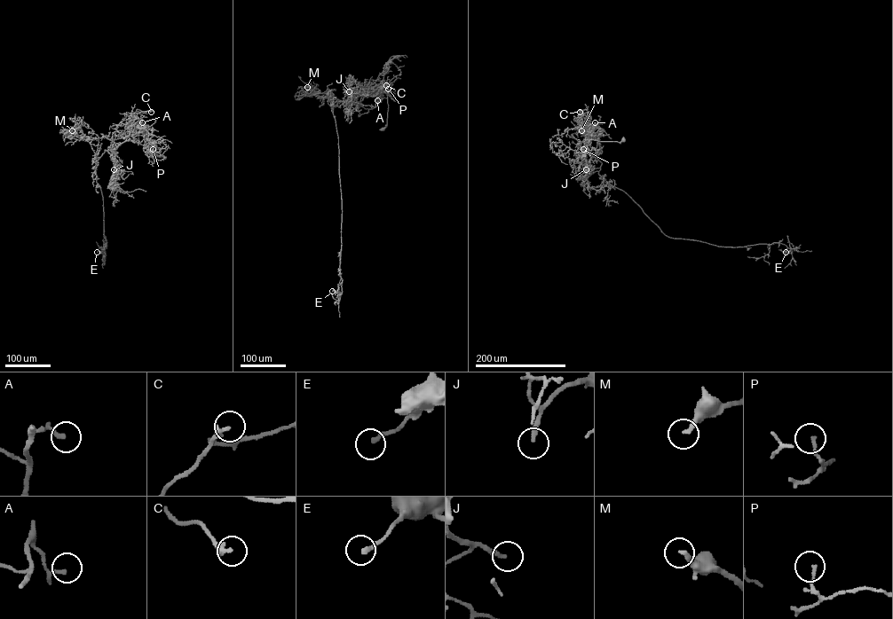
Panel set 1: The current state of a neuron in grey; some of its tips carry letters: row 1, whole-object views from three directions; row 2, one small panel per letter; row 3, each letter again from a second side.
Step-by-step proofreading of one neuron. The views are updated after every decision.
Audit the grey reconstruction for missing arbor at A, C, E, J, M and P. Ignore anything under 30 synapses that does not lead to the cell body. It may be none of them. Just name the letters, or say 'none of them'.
J, M

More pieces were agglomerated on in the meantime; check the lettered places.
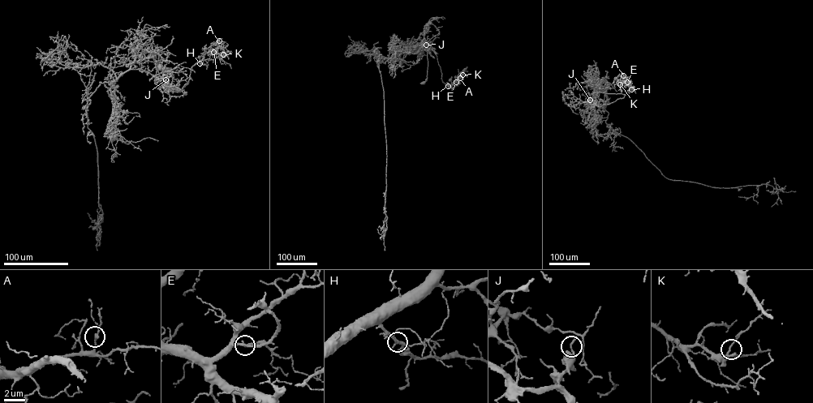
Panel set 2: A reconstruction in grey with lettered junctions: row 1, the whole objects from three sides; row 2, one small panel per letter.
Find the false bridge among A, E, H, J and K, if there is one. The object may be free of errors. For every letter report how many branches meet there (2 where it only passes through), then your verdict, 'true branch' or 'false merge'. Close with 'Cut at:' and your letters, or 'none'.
A: branches 2; true branch
E: branches 3; true branch
H: branches 3; true branch
J: branches 2; false merge
K: branches 3; true branch
Cut at: J

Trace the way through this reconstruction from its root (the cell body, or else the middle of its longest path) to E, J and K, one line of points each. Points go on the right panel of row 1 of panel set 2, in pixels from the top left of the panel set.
E: (628, 92), (595, 92), (596, 97), (588, 102), (600, 107), (623, 98), (631, 87), (627, 82)
J: (628, 92), (595, 92), (596, 97), (590, 100)
K: (628, 92), (595, 92), (596, 97), (588, 102), (600, 107), (623, 98), (631, 84), (620, 84)

